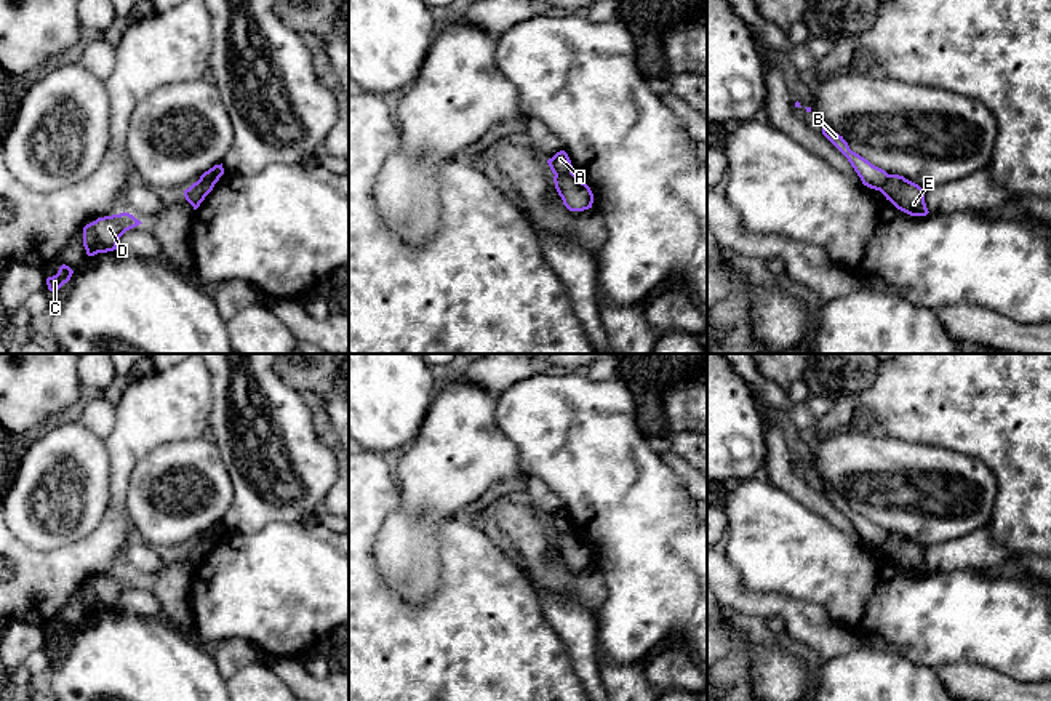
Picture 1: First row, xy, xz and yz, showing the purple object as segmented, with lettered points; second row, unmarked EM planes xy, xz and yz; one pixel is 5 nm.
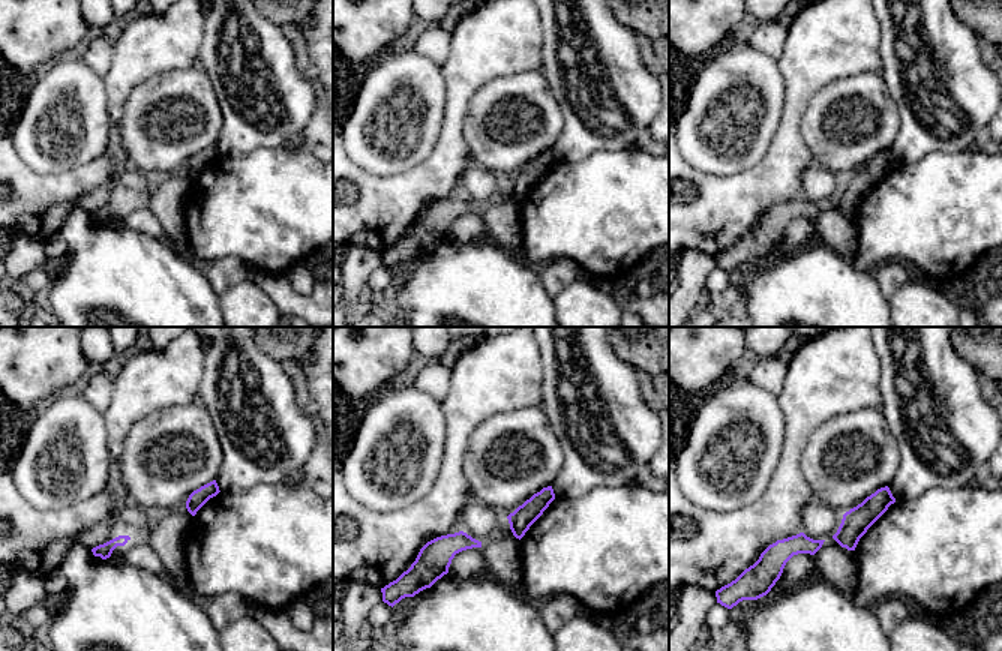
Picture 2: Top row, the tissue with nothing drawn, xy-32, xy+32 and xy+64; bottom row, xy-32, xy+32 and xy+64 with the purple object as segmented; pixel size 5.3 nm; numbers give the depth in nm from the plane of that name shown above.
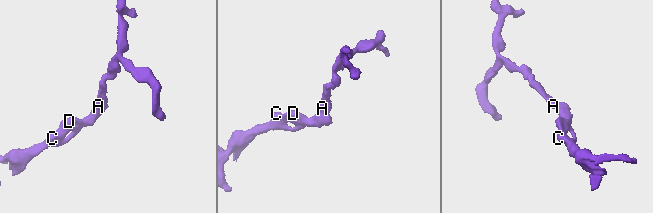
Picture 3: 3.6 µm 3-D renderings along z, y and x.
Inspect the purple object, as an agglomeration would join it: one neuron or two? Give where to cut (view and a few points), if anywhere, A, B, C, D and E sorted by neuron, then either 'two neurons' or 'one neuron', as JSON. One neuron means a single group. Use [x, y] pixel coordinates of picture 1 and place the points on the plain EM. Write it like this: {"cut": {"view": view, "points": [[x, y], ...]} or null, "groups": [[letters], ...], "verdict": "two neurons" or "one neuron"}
{"cut": {"view": "xy", "points": [[223, 530], [199, 540]]}, "groups": [["A", "B"], ["C", "D", "E"]], "verdict": "two neurons"}

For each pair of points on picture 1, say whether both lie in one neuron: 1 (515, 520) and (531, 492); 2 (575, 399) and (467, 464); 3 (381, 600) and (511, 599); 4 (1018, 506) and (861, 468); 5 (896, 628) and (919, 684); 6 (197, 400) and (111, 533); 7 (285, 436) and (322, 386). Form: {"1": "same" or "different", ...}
{"1": "different", "2": "different", "3": "same", "4": "different", "5": "different", "6": "same", "7": "different"}

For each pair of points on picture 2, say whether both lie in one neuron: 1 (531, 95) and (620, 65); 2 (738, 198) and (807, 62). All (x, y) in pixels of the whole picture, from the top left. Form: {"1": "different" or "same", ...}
{"1": "different", "2": "same"}

